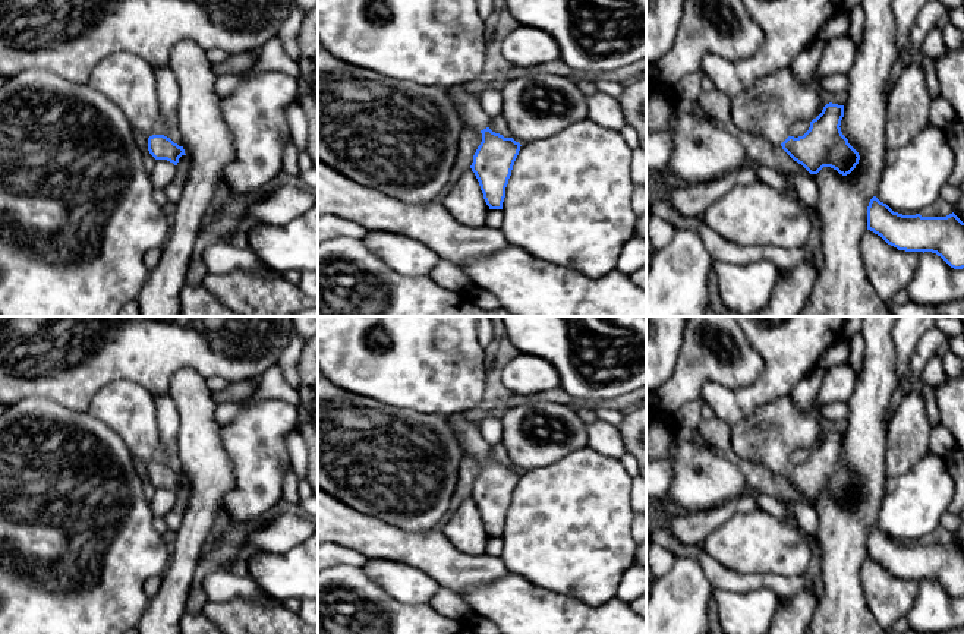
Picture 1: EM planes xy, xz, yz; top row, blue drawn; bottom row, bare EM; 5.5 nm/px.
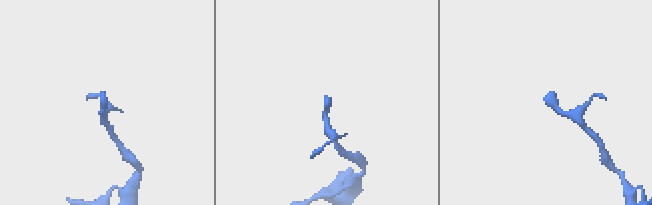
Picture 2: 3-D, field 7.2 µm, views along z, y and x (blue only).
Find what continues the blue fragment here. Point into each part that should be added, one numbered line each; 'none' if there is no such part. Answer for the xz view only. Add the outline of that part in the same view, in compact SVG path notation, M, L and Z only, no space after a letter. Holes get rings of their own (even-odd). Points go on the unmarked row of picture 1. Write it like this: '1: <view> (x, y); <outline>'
1: xz (469, 435); M456 413L447 419L460 441L464 455L475 460L489 455L491 447L482 438L479 428L466 419L466 413Z

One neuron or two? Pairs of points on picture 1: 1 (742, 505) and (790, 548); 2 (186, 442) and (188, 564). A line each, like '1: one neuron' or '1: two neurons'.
1: two neurons
2: one neuron

